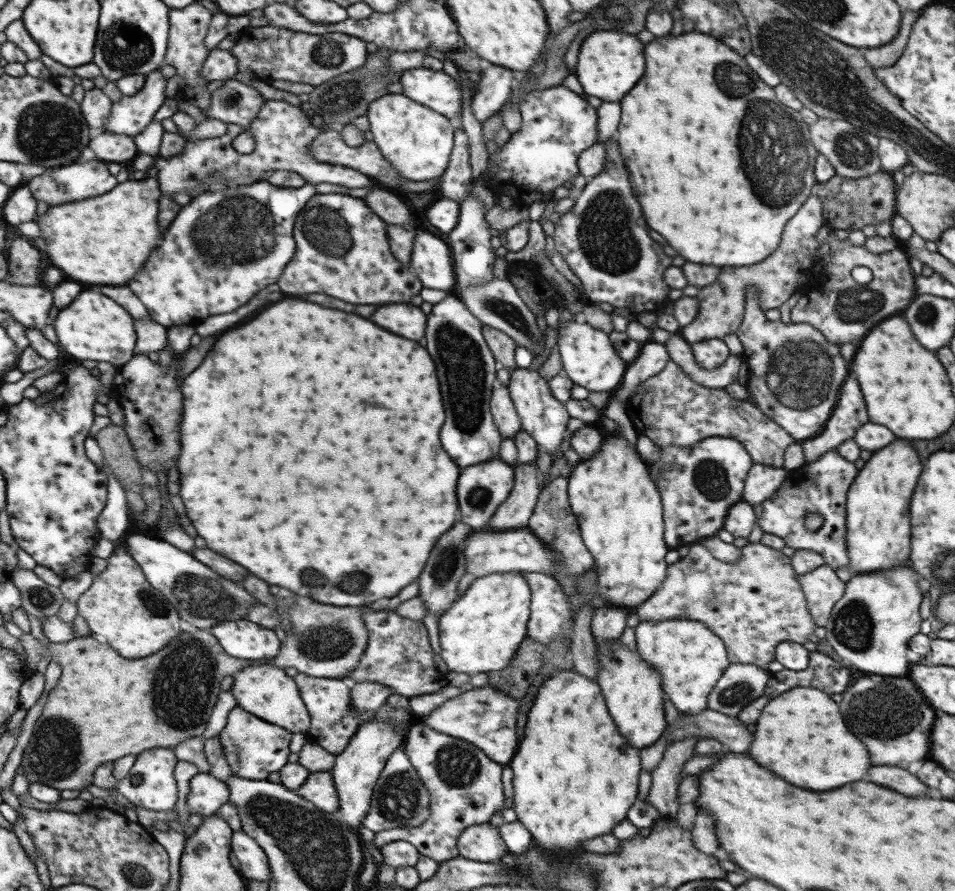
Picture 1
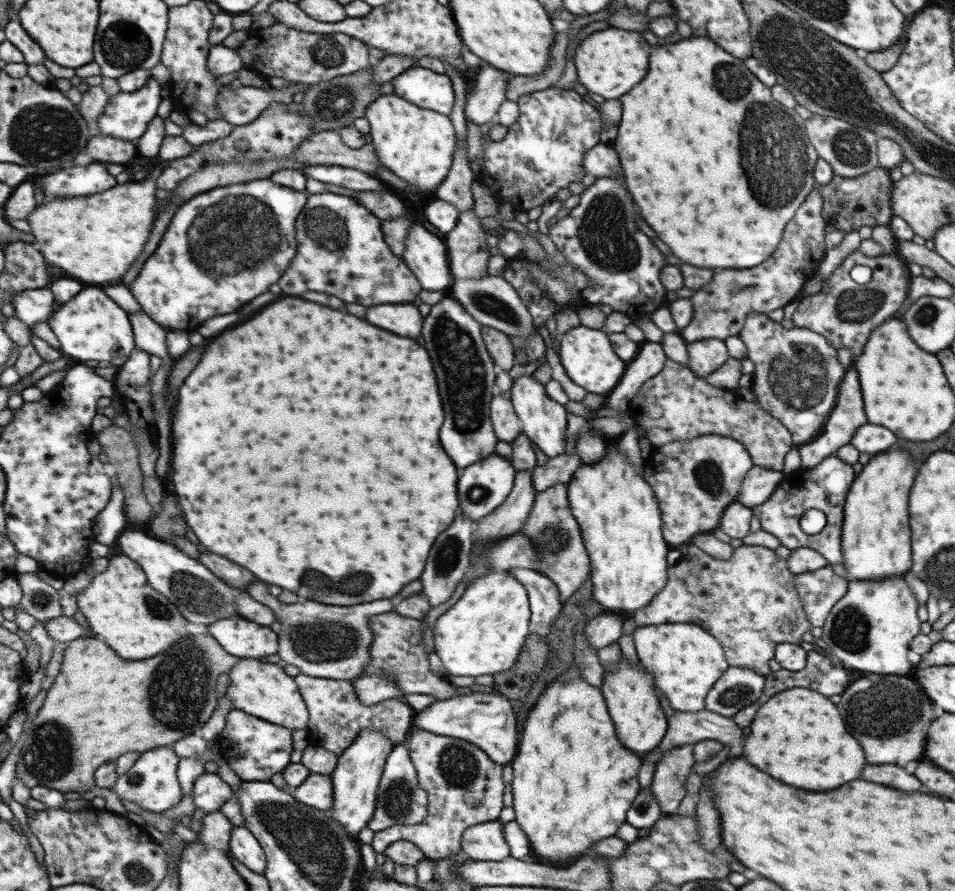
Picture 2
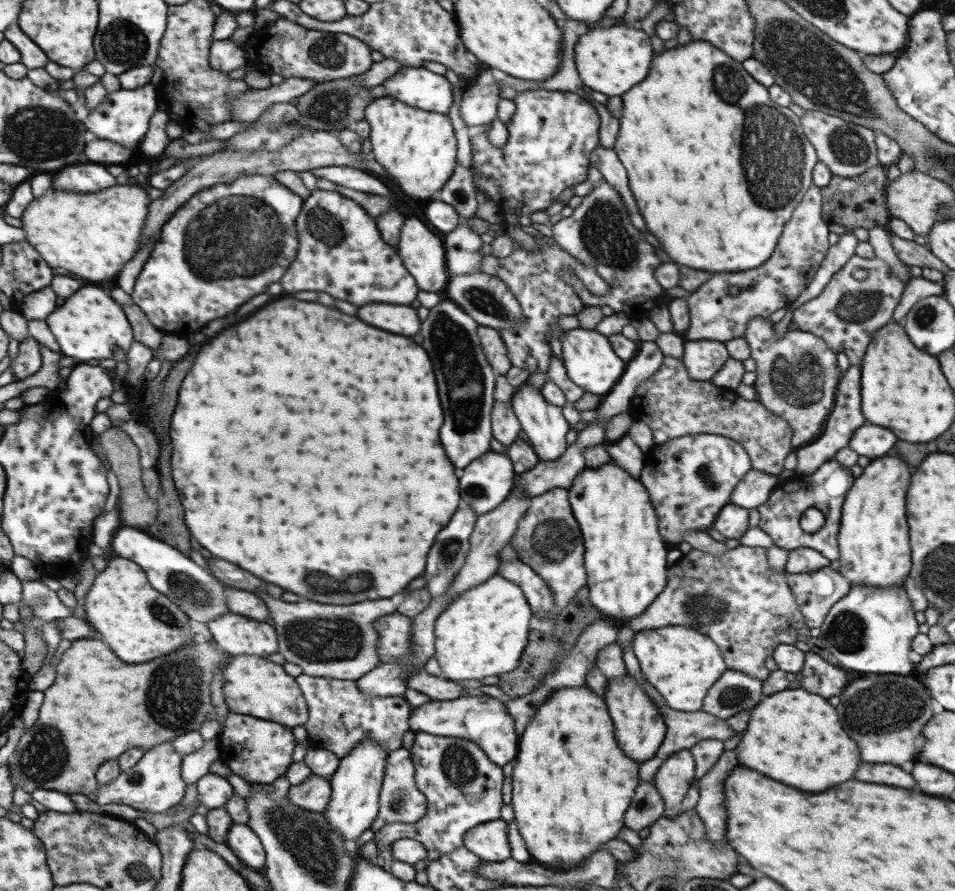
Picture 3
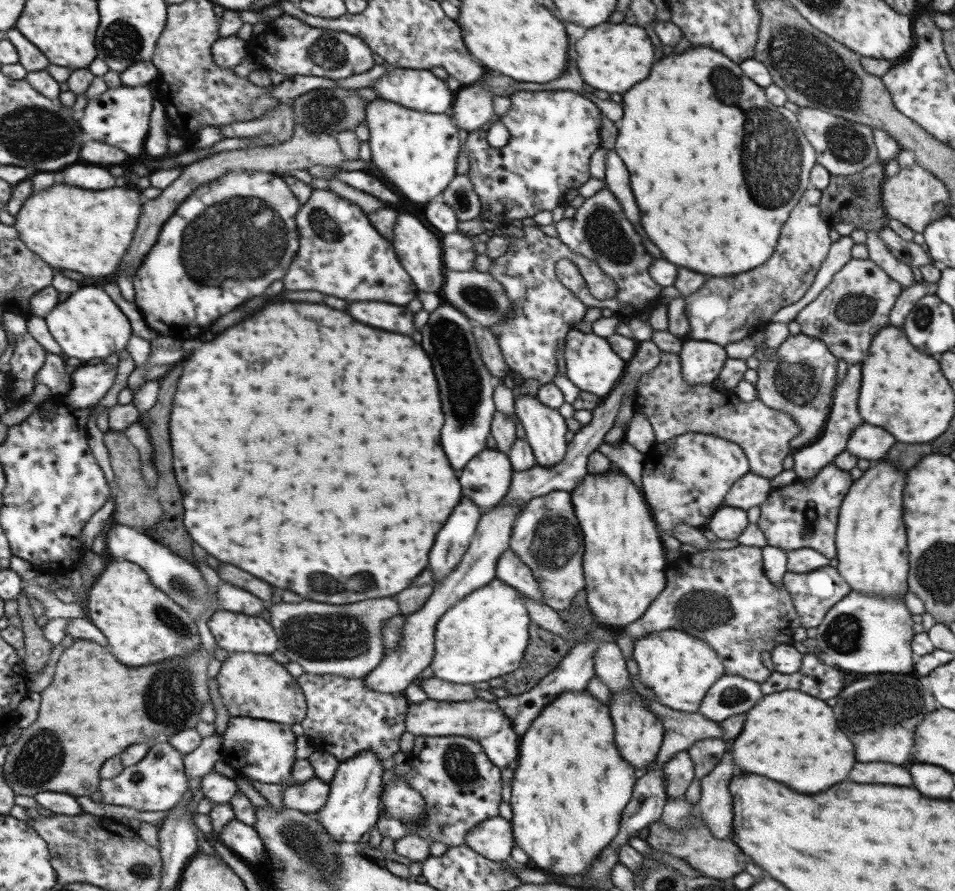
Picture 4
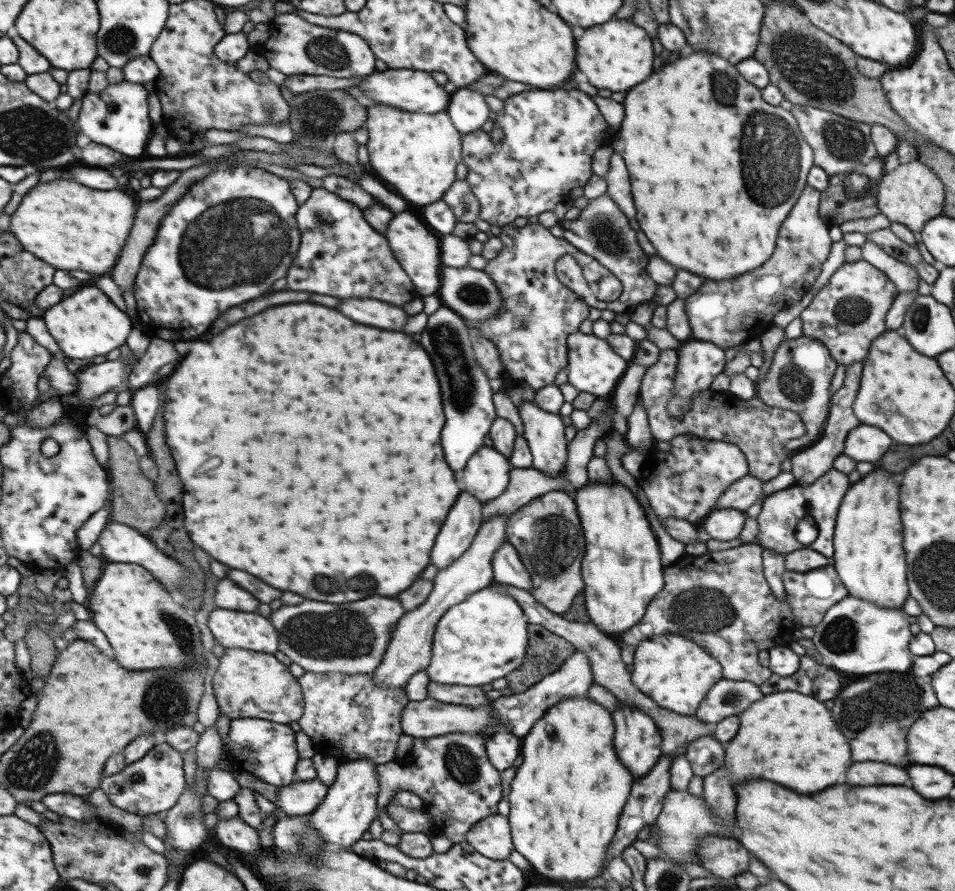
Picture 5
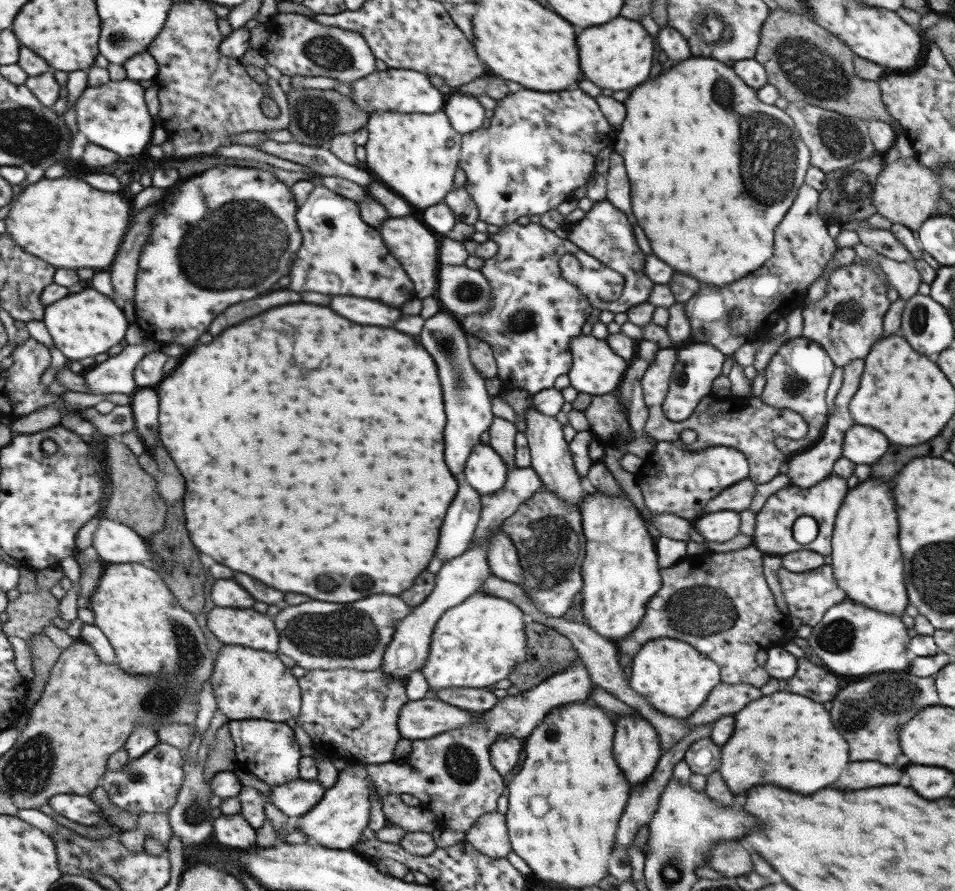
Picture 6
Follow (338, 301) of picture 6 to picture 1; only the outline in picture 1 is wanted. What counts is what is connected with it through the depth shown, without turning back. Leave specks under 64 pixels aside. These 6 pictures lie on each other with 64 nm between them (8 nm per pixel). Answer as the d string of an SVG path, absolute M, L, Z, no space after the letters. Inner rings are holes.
M387 304L377 308L371 314L371 322L411 340L421 338L425 328L425 316L415 306L405 308L405 304Z

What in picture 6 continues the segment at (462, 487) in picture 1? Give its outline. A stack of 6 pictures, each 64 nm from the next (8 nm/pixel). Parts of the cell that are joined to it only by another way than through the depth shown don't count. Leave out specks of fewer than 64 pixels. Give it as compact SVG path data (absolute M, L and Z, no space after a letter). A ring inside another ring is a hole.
M481 442L471 447L465 462L465 481L479 495L489 495L498 491L505 483L507 468L501 456L487 444Z

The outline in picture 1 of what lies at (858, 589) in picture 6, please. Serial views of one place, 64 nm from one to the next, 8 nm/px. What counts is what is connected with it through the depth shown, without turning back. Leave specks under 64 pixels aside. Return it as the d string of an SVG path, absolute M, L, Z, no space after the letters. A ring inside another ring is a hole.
M895 440L887 448L873 452L865 466L858 470L846 496L845 505L845 540L847 542L847 558L849 558L848 572L851 575L869 574L905 566L909 558L909 498L917 476L921 472L921 464L917 454L905 440Z

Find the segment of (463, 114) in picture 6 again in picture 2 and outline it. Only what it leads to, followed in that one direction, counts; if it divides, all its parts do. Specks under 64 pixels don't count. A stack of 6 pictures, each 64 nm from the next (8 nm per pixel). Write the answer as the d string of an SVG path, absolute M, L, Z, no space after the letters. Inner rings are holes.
M481 65L475 84L464 100L464 118L475 125L492 124L501 102L505 100L505 87L511 76L493 66Z

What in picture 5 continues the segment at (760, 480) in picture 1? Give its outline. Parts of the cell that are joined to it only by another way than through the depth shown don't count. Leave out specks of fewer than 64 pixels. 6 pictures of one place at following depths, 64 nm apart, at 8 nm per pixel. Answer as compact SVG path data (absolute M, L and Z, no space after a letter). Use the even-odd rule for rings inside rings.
M747 474L721 493L713 509L733 508L745 512L761 495L763 495L763 482Z

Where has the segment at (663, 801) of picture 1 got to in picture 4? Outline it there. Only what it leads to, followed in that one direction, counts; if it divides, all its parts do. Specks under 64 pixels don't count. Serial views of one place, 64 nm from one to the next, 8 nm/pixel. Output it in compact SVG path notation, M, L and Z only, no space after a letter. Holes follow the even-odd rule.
M686 751L675 753L663 766L663 787L667 799L681 797L694 779L691 759Z

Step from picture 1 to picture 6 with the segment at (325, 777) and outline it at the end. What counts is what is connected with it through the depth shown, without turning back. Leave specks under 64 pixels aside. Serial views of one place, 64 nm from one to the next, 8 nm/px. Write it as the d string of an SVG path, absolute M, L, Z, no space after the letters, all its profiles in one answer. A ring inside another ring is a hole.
M295 779L271 787L266 798L277 810L294 819L319 802L326 789L316 780Z

